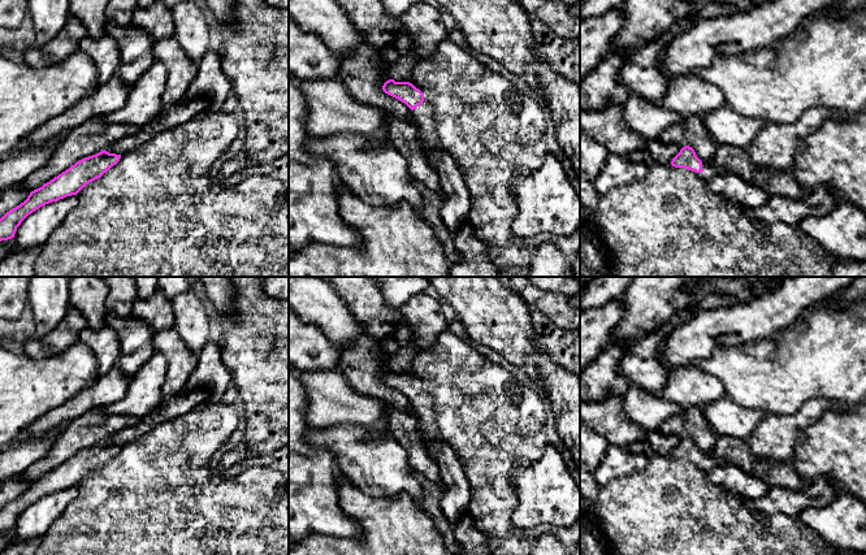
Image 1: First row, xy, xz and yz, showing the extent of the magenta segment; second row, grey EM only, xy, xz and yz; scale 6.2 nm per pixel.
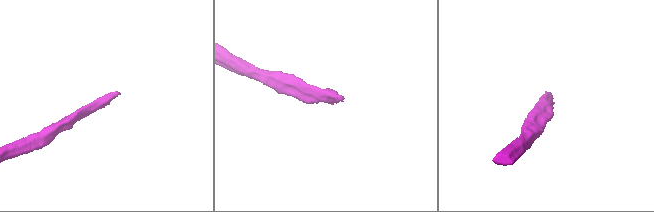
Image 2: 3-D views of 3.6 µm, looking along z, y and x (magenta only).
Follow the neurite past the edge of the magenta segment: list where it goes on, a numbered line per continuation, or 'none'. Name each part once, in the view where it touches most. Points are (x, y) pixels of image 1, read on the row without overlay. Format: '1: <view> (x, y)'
1: xz (423, 408)

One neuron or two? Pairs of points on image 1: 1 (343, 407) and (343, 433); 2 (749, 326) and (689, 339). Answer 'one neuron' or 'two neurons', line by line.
1: two neurons
2: one neuron

